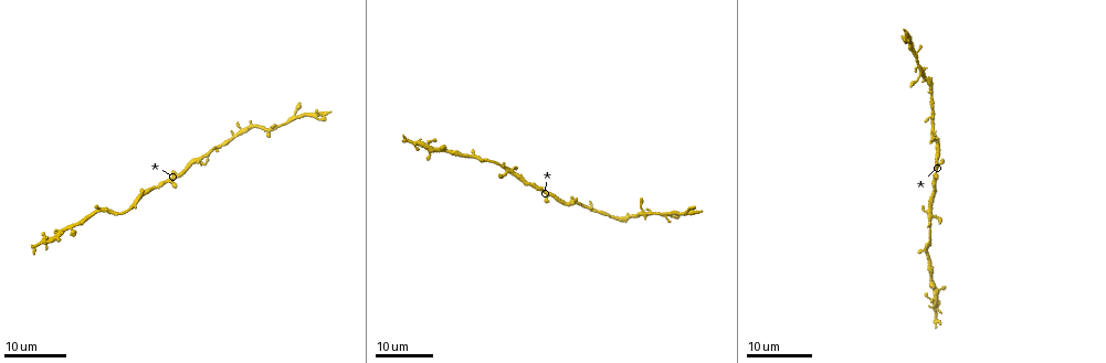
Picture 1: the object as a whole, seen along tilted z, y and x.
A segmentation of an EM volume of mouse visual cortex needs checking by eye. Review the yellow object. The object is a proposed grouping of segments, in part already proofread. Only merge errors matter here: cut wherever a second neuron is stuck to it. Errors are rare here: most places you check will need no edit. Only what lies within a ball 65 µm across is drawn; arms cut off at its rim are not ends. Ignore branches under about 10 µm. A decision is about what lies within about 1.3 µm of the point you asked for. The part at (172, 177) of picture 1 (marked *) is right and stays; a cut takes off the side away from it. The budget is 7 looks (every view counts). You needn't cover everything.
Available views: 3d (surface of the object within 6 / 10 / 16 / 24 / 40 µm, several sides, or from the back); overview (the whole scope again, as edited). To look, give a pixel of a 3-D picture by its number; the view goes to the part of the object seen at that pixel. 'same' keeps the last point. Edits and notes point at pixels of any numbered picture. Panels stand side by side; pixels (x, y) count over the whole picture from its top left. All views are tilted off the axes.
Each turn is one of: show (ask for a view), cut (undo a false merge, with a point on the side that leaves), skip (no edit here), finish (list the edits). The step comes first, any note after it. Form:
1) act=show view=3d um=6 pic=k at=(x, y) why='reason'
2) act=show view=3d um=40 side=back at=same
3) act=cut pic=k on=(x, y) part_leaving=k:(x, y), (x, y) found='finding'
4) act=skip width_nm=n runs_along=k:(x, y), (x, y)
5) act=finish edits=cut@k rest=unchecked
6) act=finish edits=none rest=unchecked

act=show view=3d um=16 pic=1 at=(574, 202) why='thin arm on a thick one'

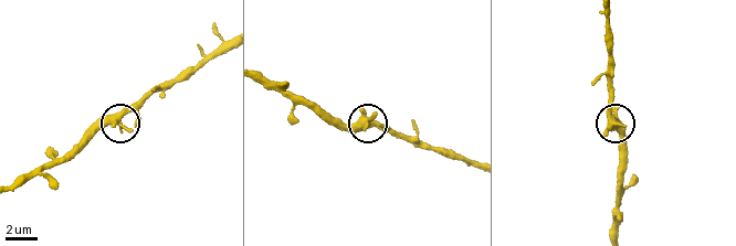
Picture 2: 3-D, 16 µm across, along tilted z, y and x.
act=show view=3d um=6 pic=2 at=(612, 116)

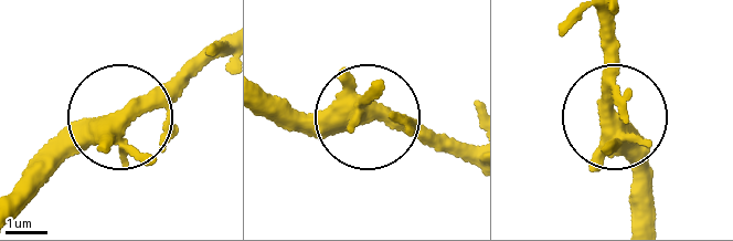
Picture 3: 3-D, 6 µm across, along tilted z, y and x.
act=skip arms=5 found='continuous, no second neuron'

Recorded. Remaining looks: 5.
act=show view=3d um=24 pic=1 at=(916, 57) why='thick turns thin'

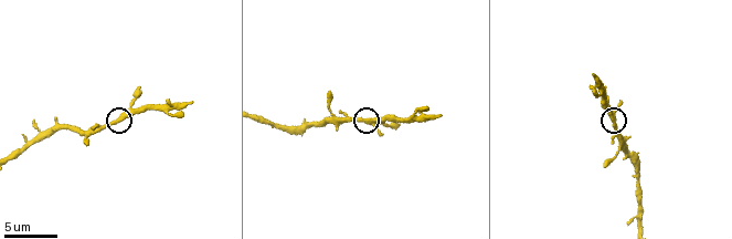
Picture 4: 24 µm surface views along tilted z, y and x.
act=show view=3d um=6 pic=4 at=(120, 120)

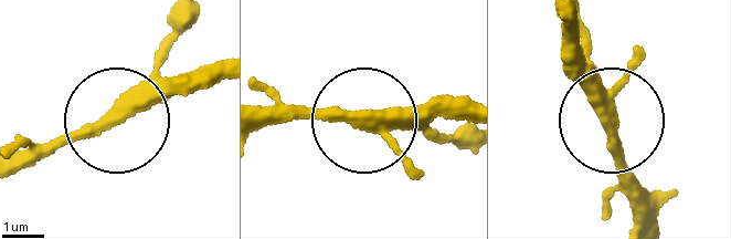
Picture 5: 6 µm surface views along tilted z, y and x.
act=skip width_nm=320 runs_along=5:(265, 110), (328, 104), (375, 116), (465, 105) found='continuous, no second neuron'

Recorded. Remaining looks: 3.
act=show view=3d um=6 pic=4 at=(284, 127)

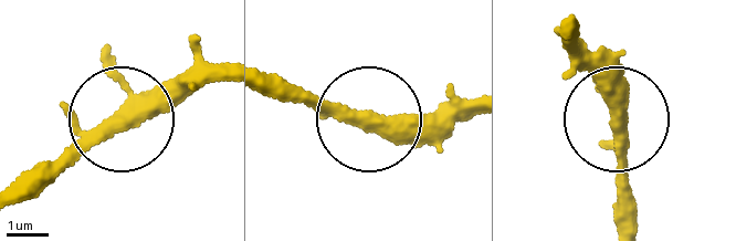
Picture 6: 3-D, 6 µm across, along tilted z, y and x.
act=skip arms=3 runs_along=6:(272, 74), (353, 114), (473, 109) found='all the same neuron'

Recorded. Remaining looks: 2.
act=show view=3d um=24 pic=1 at=(506, 167)

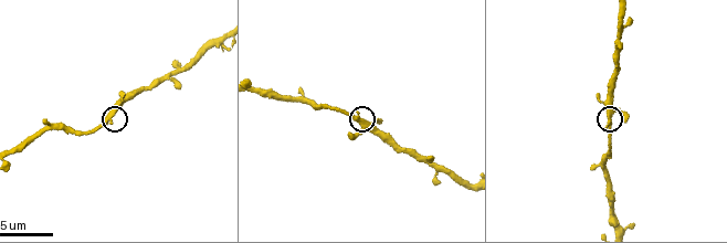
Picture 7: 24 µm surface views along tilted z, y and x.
act=show view=3d um=6 pic=7 at=(109, 116) why='zoom in'

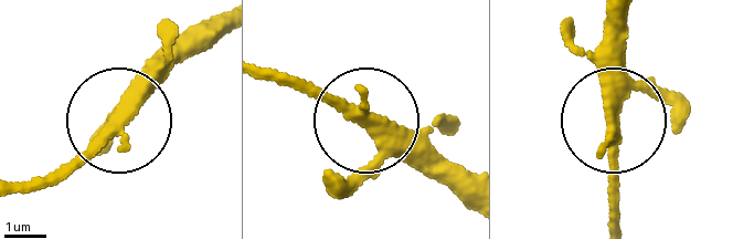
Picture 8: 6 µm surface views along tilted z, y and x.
act=skip runs_along=8:(459, 185), (269, 75) found='all the same neuron'

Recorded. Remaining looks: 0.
act=finish edits=none rest=unchecked

